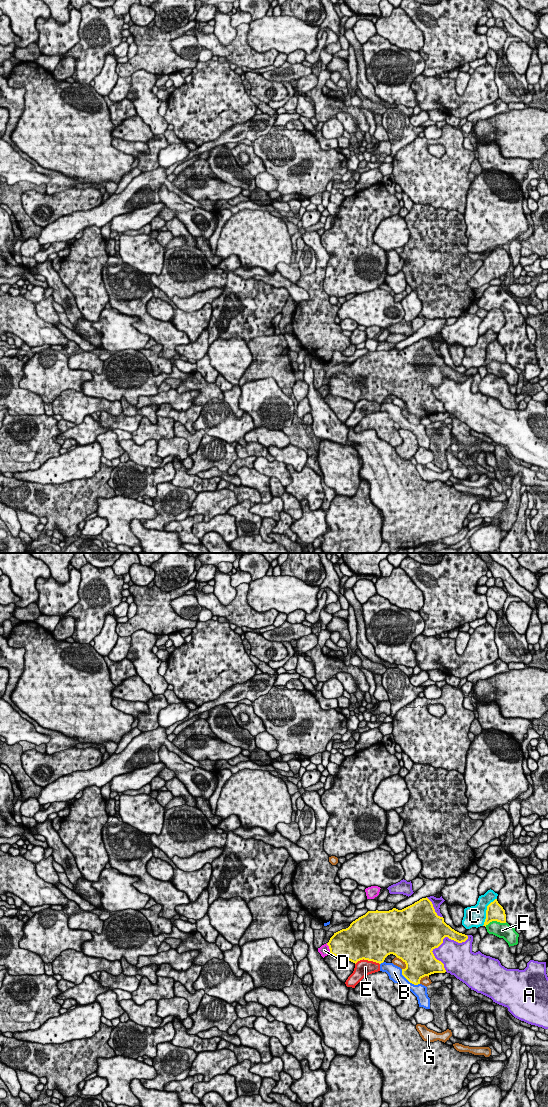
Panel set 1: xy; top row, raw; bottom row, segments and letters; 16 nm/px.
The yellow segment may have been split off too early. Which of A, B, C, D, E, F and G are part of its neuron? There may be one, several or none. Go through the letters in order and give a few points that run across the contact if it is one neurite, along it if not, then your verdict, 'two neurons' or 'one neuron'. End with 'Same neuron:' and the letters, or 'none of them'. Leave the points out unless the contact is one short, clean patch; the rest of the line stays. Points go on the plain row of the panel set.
A: two neurons
B: two neurons
C: two neurons
D: xy (326, 383), (330, 392) | two neurons
E: two neurons
F: two neurons
G: two neurons
Same neuron: none of them

